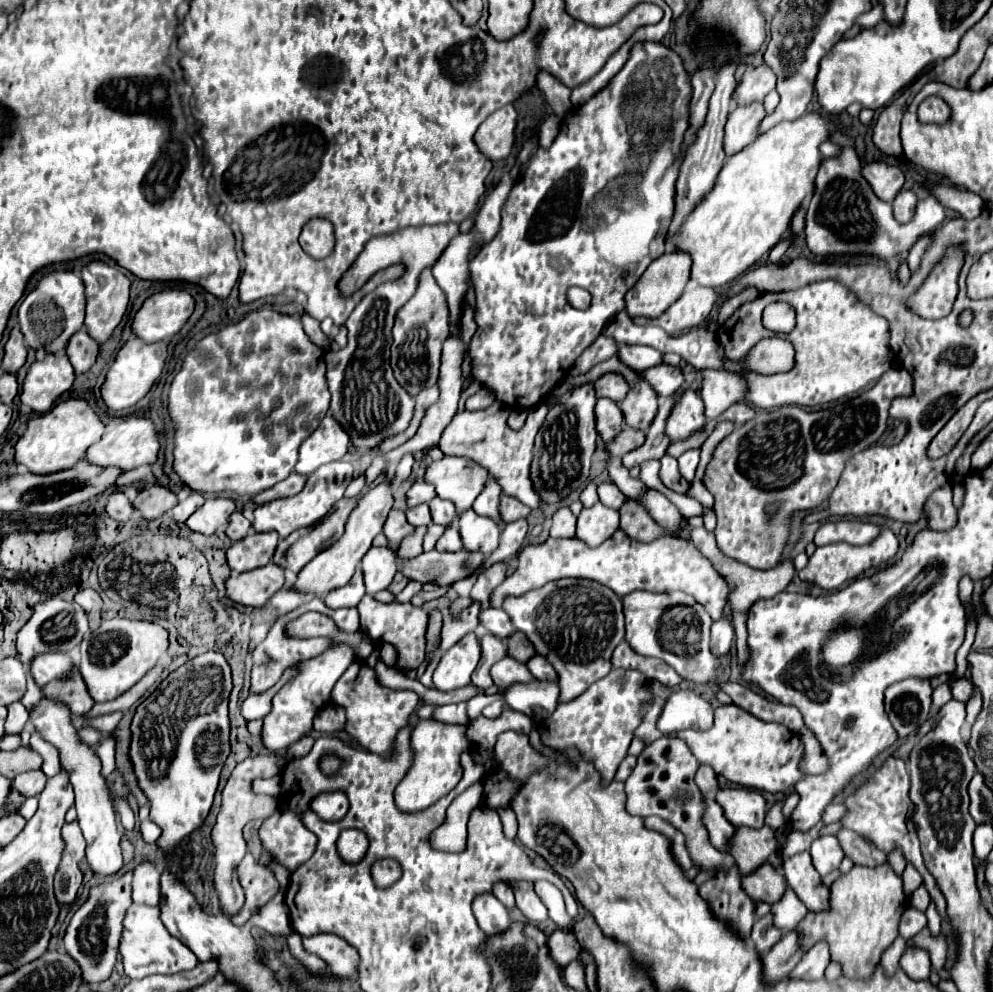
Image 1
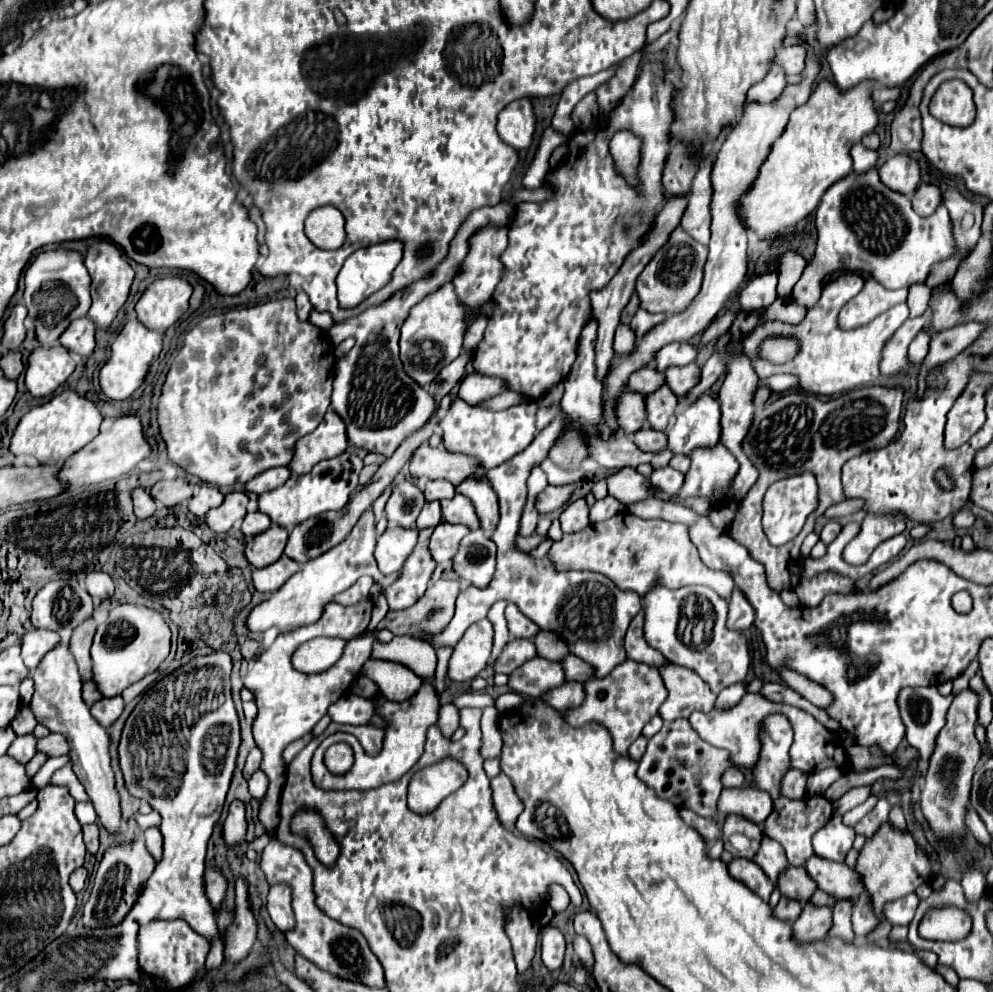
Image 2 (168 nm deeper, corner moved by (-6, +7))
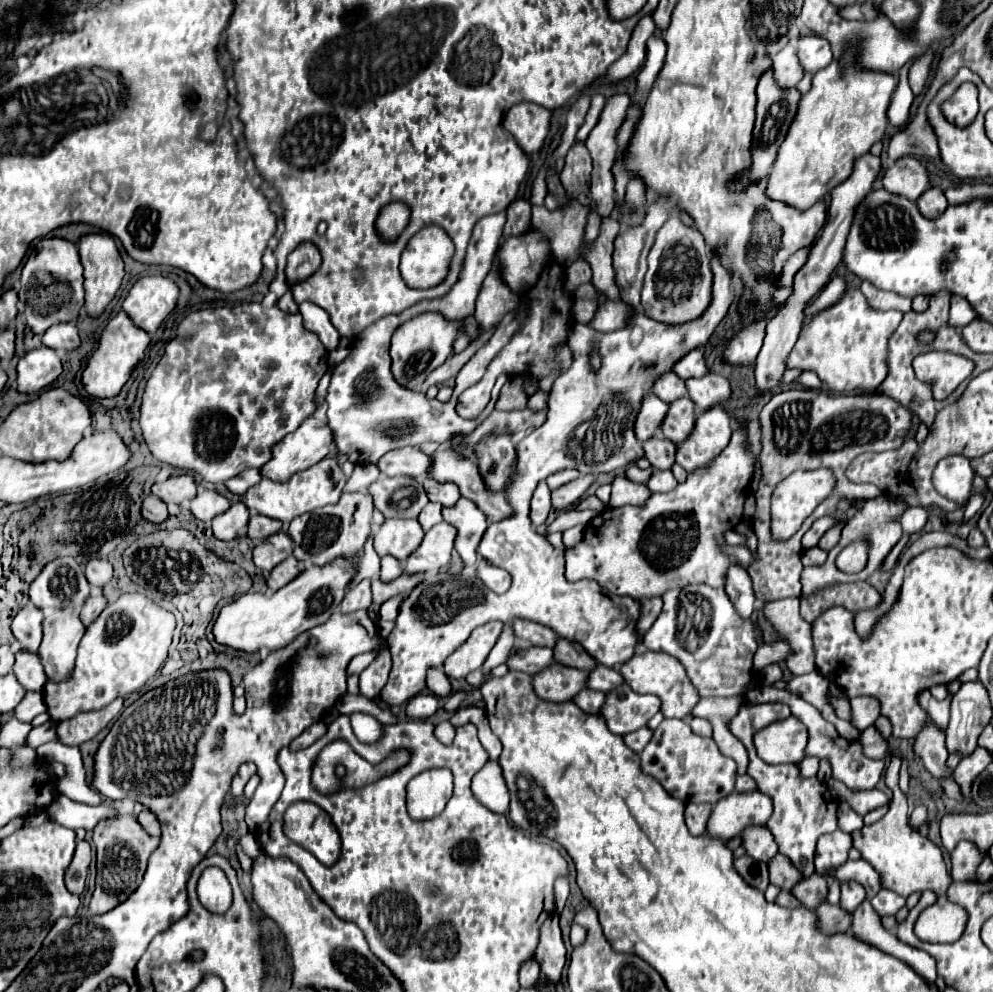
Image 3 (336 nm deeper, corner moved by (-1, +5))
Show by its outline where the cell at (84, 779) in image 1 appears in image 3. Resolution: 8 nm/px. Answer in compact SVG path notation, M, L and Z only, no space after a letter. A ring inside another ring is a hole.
M57 610L43 620L43 642L37 650L47 680L69 678L75 666L77 644L85 628L73 610Z

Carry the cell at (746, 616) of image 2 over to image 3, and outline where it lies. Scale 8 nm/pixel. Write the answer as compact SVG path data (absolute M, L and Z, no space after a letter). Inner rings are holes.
M731 564L727 572L727 582L725 582L725 592L729 600L733 602L737 614L741 618L749 618L753 614L753 604L755 604L755 592L751 588L751 578L745 568Z

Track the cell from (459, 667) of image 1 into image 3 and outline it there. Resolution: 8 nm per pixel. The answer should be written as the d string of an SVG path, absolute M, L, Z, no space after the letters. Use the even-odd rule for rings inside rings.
M487 622L485 626L475 628L467 638L467 642L463 642L463 646L459 646L457 652L453 652L445 660L443 664L445 674L449 678L465 678L469 672L479 670L487 654L491 652L493 644L497 642L501 628L503 622Z

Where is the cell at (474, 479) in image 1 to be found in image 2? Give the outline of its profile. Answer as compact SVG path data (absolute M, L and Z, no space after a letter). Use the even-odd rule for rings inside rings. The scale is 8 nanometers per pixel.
M422 444L414 450L410 458L410 476L412 478L442 478L458 486L470 472L476 472L474 460L466 460L464 456L454 456L446 452L442 446L430 448L428 444Z

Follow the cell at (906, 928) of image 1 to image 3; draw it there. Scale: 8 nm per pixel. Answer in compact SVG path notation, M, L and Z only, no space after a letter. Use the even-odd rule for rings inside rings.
M879 890L873 896L871 904L879 916L895 916L905 906L905 898L891 890Z

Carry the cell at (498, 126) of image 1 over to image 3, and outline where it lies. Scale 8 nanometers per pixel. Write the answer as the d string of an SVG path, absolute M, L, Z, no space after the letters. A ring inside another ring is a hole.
M519 102L505 116L505 130L517 140L517 144L527 152L537 152L549 134L551 112L539 104Z

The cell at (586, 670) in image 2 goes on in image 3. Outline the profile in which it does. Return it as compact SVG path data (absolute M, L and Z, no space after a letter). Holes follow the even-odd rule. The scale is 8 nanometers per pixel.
M597 664L589 672L589 682L585 682L585 684L587 684L587 688L601 690L601 692L609 692L609 690L617 688L621 682L623 682L623 678L621 678L619 672L615 672L613 668L607 668L607 666Z

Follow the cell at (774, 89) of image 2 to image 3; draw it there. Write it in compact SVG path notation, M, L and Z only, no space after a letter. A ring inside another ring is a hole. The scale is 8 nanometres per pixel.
M785 46L775 58L773 58L773 80L777 82L777 86L781 88L793 88L801 76L803 76L803 68L797 62L795 56L795 46Z

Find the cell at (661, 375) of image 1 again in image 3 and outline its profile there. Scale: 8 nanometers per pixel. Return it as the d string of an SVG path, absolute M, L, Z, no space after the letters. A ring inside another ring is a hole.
M705 374L693 380L689 378L685 384L687 384L687 396L695 402L697 412L703 412L713 404L723 404L731 396L727 378L719 374Z

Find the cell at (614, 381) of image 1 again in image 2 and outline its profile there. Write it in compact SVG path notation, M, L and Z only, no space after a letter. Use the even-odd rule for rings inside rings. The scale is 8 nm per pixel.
M642 368L638 372L634 372L634 376L630 376L630 390L642 392L642 394L650 394L656 392L658 388L662 388L666 384L666 376L662 372L658 372L656 368Z

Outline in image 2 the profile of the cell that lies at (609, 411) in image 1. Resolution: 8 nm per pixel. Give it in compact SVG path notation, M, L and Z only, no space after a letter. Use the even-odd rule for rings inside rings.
M624 392L618 398L618 422L622 424L622 432L634 434L644 426L646 420L646 398L638 392Z

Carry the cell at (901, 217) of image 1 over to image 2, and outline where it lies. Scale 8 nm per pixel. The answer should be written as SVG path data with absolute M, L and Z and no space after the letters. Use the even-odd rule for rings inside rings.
M920 184L918 192L914 192L912 196L912 204L914 204L914 210L922 216L934 214L936 208L942 204L940 188L934 184Z

